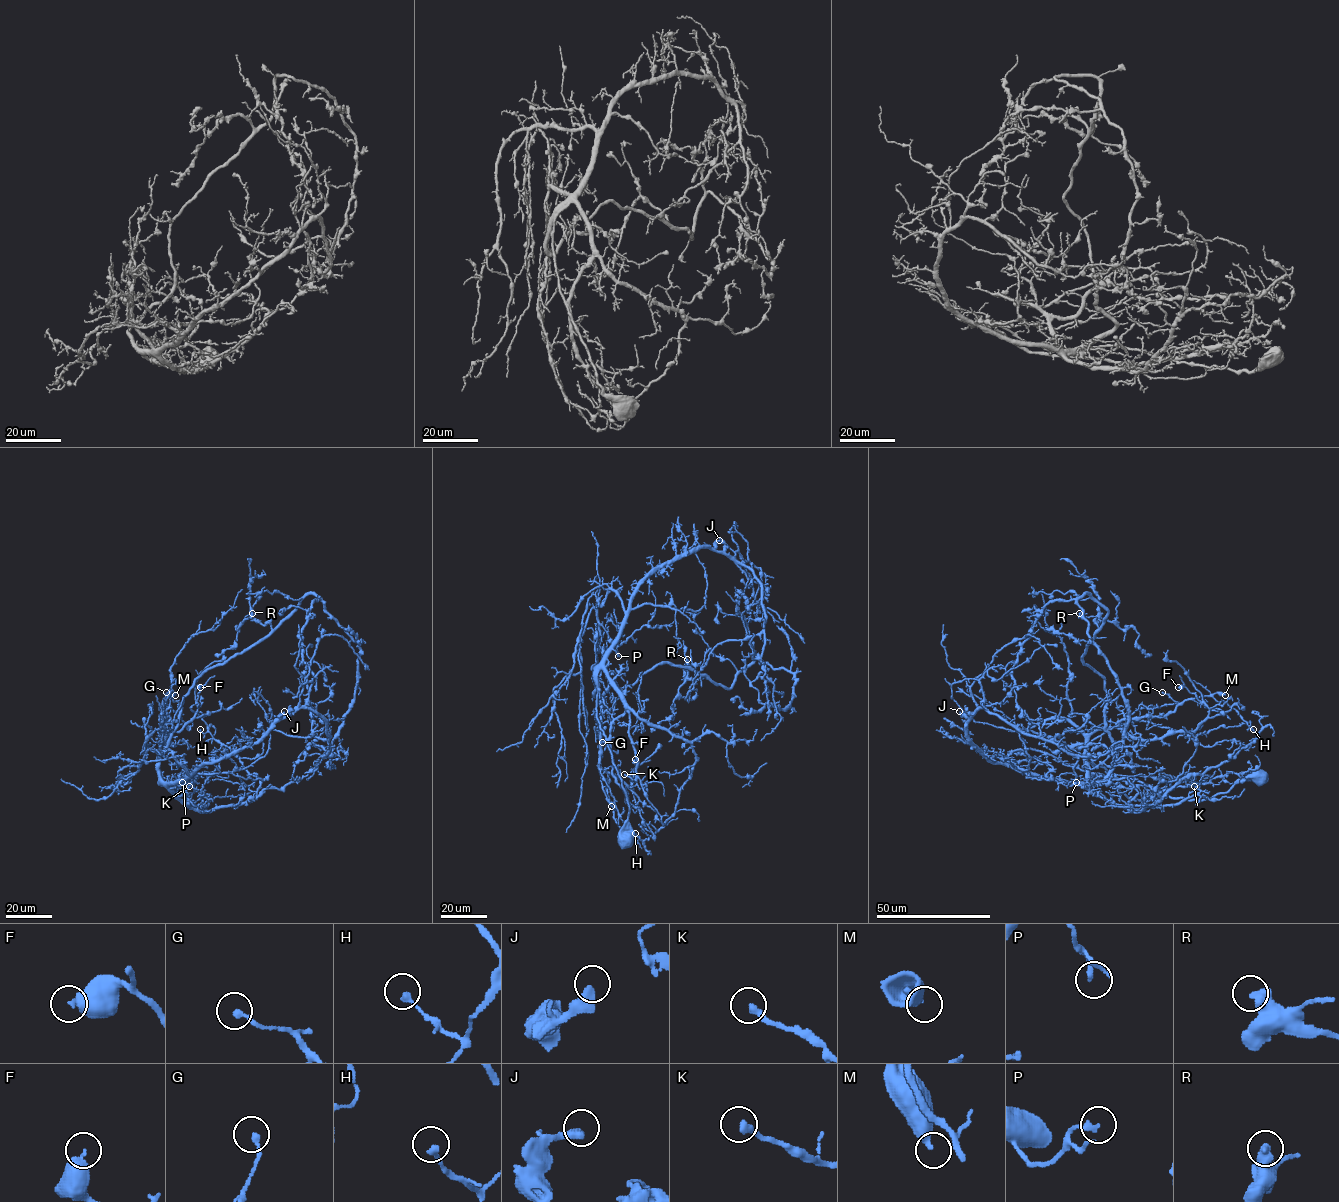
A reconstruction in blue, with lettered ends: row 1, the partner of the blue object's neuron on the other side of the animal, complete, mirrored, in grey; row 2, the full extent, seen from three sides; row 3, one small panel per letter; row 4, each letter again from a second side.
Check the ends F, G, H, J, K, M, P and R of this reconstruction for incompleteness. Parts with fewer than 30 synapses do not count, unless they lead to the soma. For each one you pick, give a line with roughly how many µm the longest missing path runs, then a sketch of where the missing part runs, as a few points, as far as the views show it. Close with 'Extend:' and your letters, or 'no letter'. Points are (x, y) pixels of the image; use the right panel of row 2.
J: missing 25 µm; course (959, 711), (944, 697), (941, 680), (935, 673)
Extend: J

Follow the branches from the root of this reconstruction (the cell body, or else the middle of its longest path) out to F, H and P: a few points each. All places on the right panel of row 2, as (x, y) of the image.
F: (1258, 778), (1201, 800), (1090, 779), (1088, 738), (1099, 728), (1142, 739), (1194, 731), (1208, 708), (1178, 687)
H: (1258, 778), (1201, 800), (1128, 778), (1088, 786), (1140, 811), (1229, 761), (1258, 737), (1253, 729)
P: (1258, 778), (1241, 779), (1226, 792), (1201, 800), (1173, 798), (1128, 778), (1076, 782)

